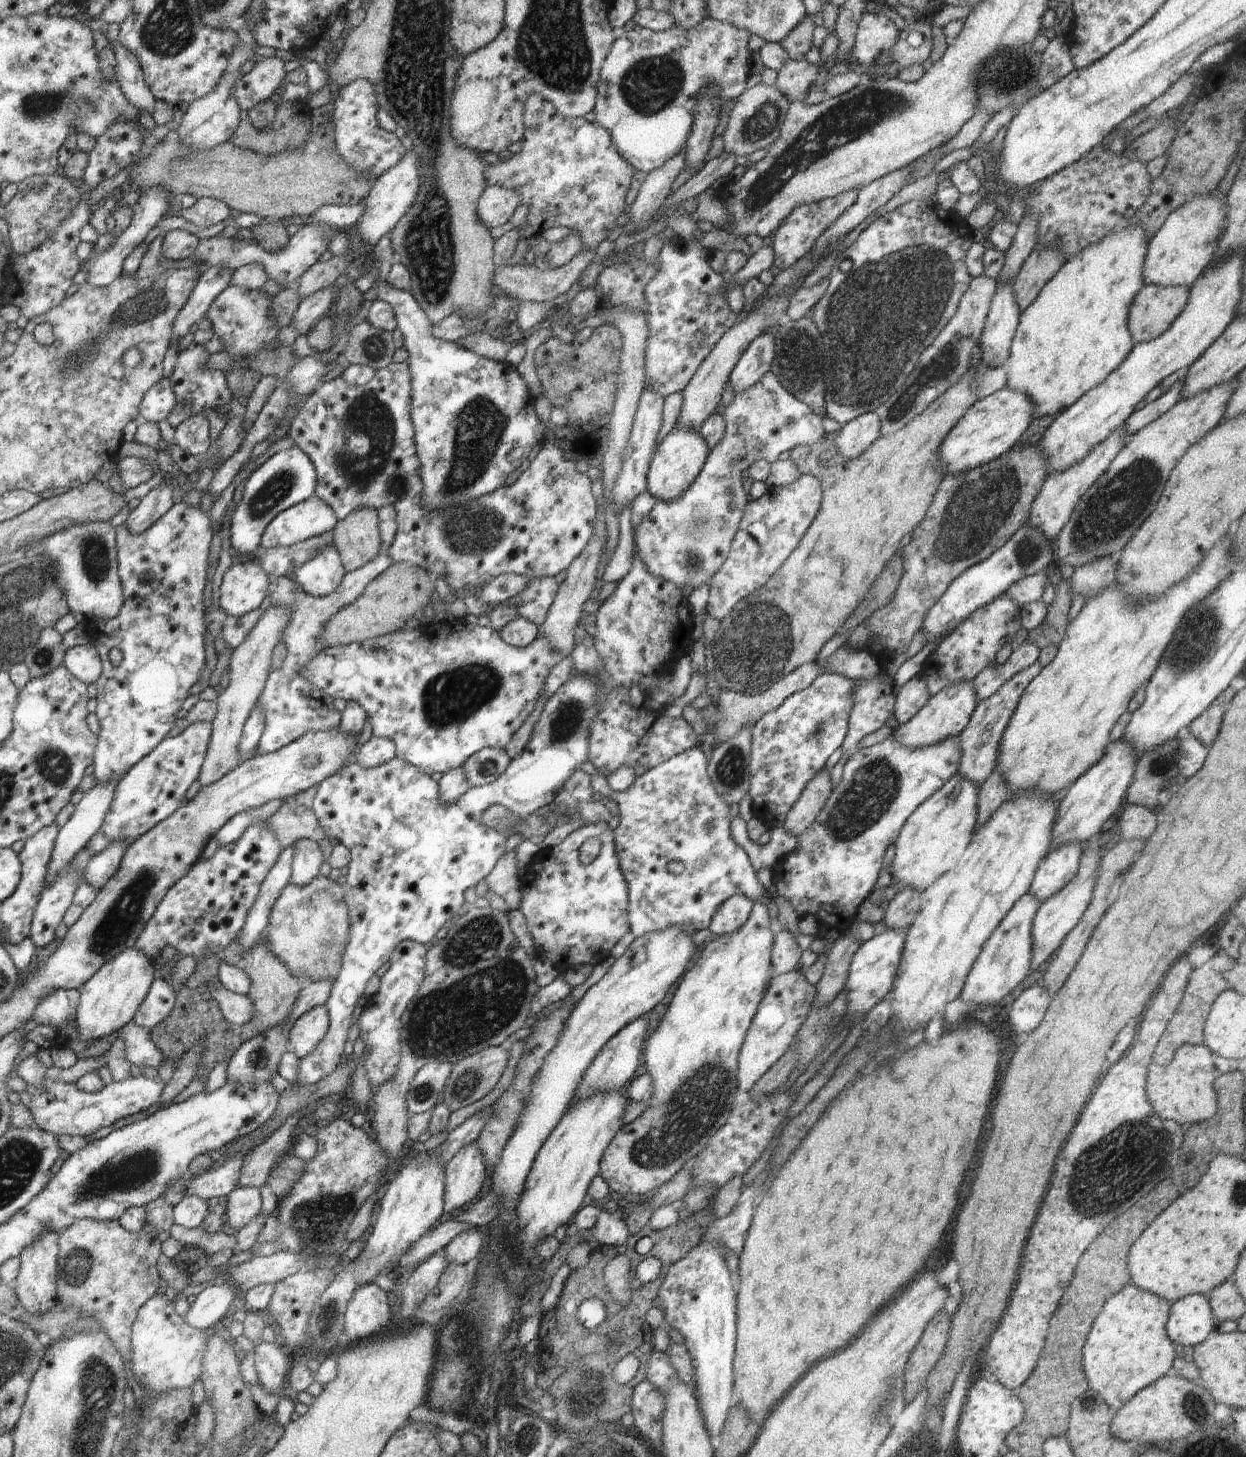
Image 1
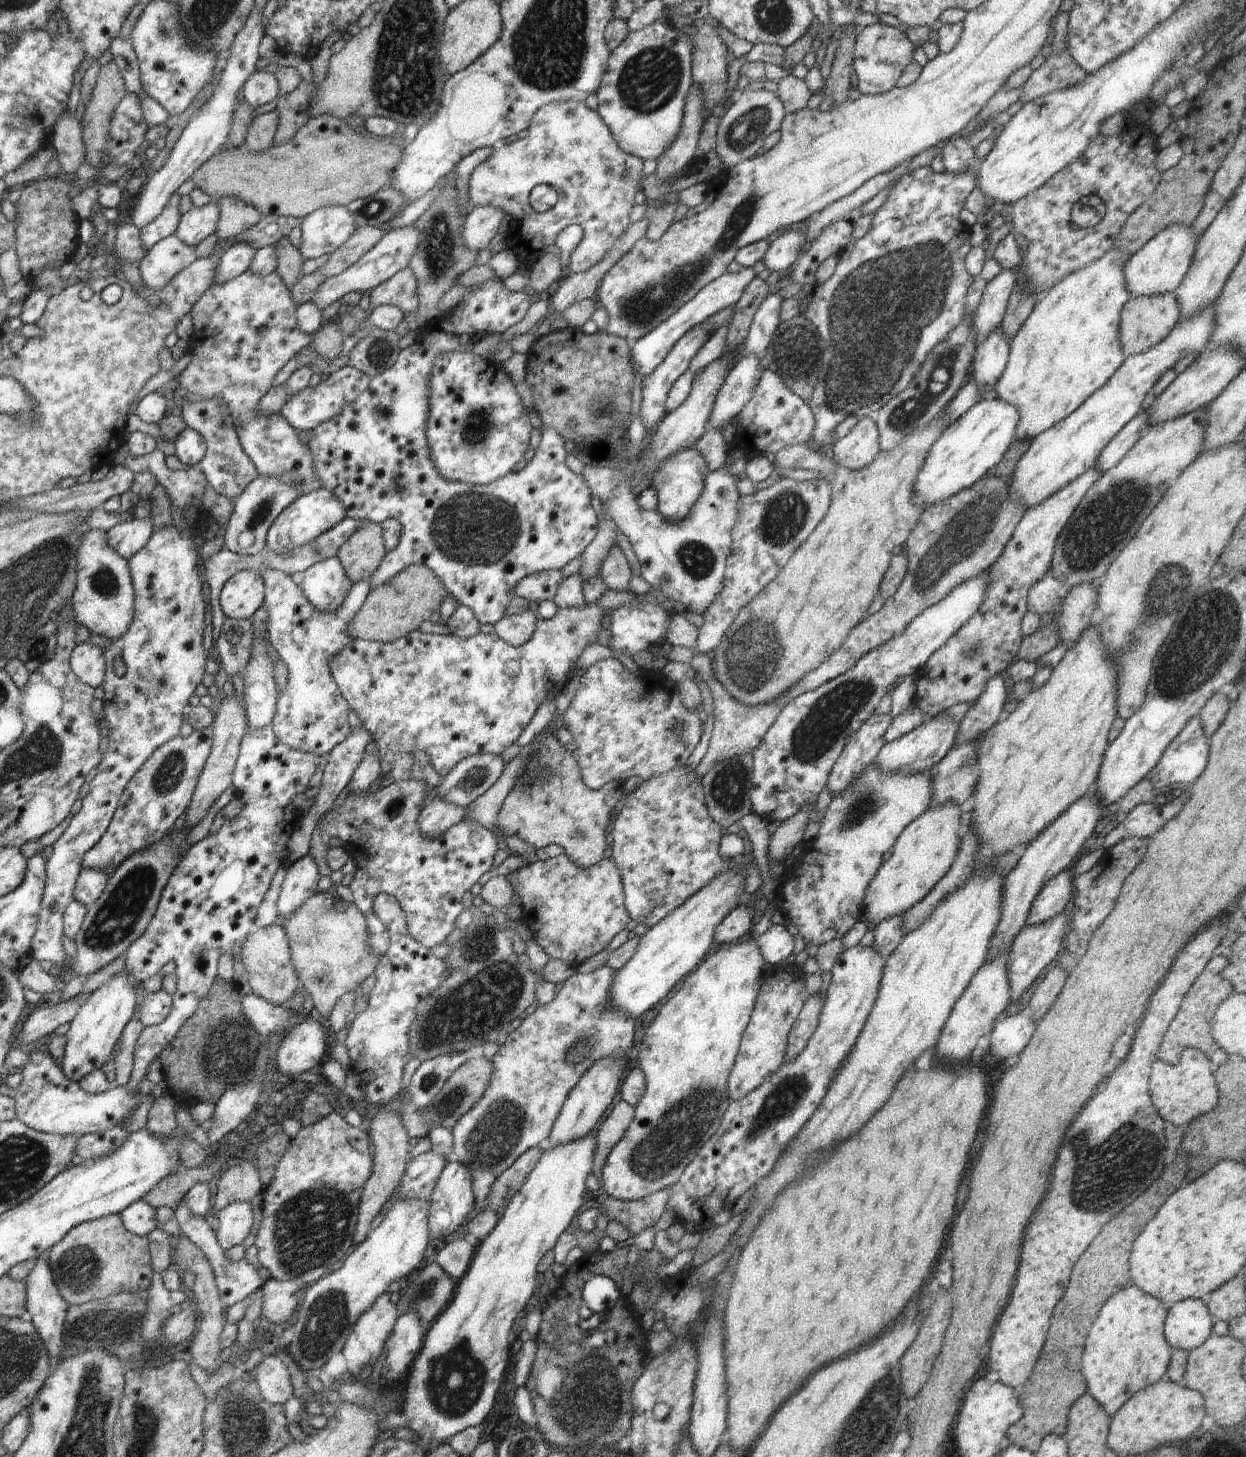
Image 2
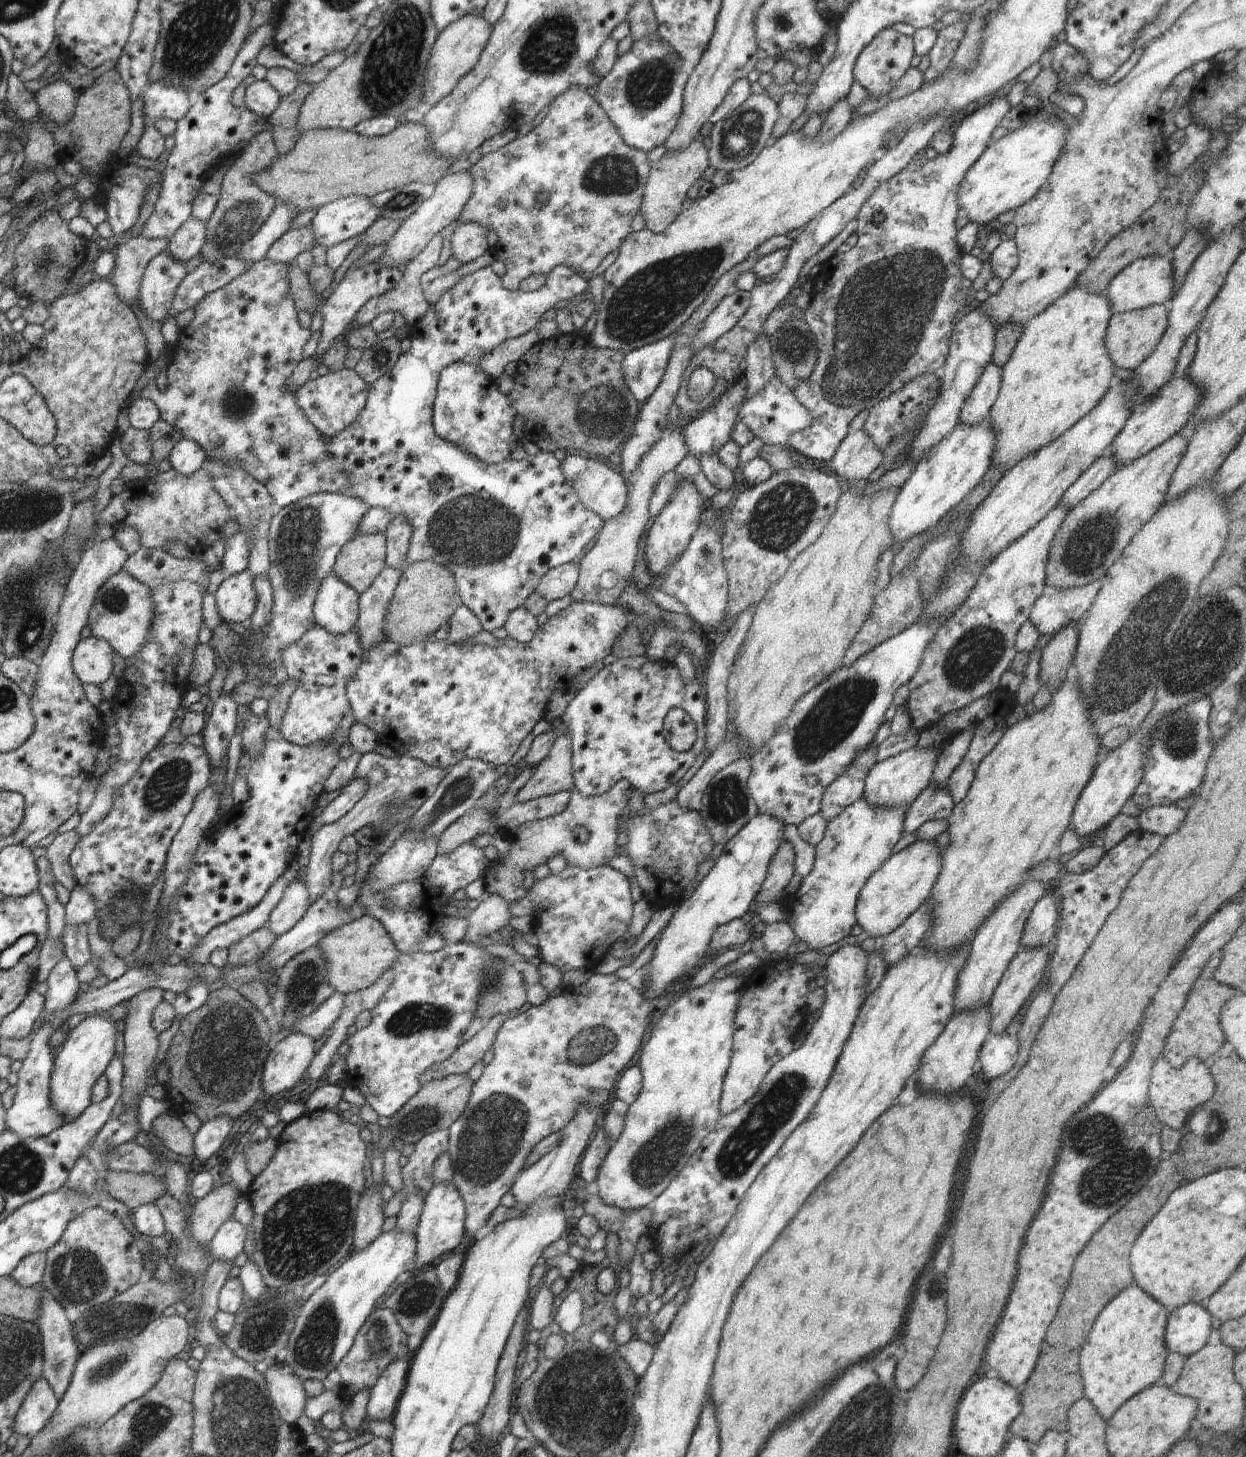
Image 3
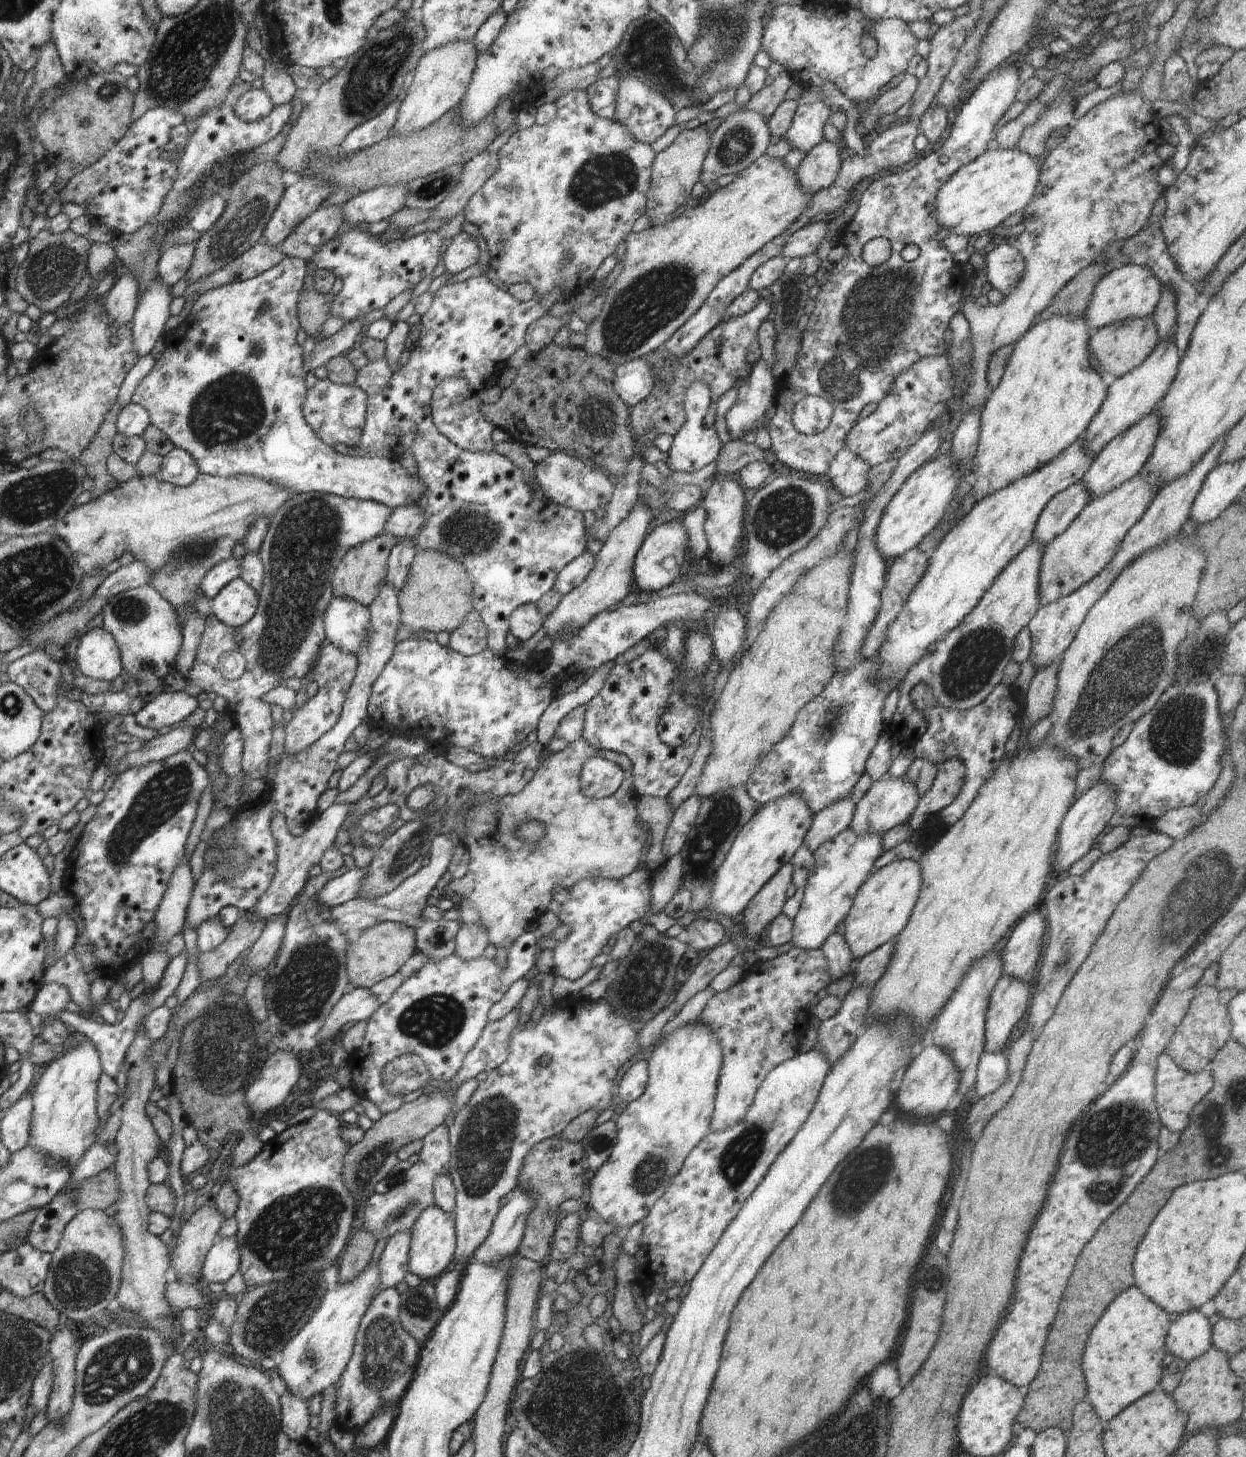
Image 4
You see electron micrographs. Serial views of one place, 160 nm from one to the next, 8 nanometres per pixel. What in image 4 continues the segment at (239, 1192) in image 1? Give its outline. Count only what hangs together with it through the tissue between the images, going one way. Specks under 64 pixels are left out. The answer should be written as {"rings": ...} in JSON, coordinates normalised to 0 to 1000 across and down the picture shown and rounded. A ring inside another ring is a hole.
{"rings":[[[182,850],[175,854],[171,854],[167,859],[161,877],[165,877],[167,880],[181,881],[192,872],[193,861],[192,855],[188,850]]]}

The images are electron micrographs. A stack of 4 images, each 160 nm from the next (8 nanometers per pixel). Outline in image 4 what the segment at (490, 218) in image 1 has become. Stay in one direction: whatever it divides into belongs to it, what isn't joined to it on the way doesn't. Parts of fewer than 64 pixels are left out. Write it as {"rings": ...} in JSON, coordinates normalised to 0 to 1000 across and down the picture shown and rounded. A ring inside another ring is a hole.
{"rings":[[[375,157],[364,161],[361,169],[356,173],[357,185],[364,189],[380,183],[384,180],[384,177],[385,177],[385,171],[382,165],[379,165]]]}

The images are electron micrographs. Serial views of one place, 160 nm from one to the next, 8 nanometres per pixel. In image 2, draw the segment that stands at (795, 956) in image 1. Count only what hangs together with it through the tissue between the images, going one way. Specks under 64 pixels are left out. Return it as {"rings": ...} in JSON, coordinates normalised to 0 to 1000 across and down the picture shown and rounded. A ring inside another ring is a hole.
{"rings":[[[620,635],[613,641],[604,641],[604,647],[608,648],[612,656],[617,664],[629,664],[635,662],[636,655],[638,649],[638,644],[627,635]]]}

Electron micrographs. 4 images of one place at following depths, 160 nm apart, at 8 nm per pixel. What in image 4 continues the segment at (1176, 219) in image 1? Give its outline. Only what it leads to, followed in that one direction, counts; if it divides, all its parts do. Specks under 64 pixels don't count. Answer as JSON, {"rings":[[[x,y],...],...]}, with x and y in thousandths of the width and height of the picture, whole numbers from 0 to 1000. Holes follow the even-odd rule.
{"rings":[[[902,182],[892,185],[880,194],[869,218],[877,228],[904,219],[923,218],[931,206],[933,198],[932,194],[922,184]]]}

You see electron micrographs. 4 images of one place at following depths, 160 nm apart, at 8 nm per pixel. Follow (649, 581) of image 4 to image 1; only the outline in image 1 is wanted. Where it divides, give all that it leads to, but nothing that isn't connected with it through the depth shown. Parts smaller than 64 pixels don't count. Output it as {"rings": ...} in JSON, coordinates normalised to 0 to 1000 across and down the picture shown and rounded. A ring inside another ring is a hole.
{"rings":[[[543,292],[526,307],[519,324],[519,337],[530,344],[540,344],[548,340],[563,324],[569,312],[567,303],[560,295]]]}

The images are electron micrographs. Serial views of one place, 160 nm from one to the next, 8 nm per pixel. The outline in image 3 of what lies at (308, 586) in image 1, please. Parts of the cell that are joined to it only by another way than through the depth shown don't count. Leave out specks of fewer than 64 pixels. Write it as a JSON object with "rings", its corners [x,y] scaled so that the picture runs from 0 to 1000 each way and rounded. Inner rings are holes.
{"rings":[[[265,391],[253,409],[251,422],[253,428],[265,435],[278,435],[287,428],[288,408]]]}

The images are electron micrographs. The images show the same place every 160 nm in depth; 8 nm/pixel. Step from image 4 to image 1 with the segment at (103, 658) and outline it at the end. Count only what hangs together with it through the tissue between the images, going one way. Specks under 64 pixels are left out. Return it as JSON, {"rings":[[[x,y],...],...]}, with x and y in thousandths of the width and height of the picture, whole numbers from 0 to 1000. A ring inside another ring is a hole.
{"rings":[[[74,442],[53,445],[51,456],[68,470],[75,469],[83,459],[81,450]]]}

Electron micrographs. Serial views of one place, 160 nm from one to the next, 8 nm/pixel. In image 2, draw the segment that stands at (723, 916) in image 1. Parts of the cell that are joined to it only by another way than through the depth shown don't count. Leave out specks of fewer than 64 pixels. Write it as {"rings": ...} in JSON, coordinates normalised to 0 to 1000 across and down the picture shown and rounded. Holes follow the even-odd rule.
{"rings":[[[592,620],[576,636],[573,640],[573,644],[576,648],[587,648],[597,645],[599,642],[604,641],[604,633],[600,623]]]}

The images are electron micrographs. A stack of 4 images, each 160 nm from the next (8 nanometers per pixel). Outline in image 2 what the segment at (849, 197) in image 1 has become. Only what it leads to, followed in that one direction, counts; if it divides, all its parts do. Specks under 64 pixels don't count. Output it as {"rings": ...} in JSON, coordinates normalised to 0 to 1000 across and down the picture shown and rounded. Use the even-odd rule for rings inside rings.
{"rings":[[[633,158],[618,167],[613,181],[620,187],[628,187],[635,185],[640,177],[640,174],[647,169],[647,161],[642,158]]]}

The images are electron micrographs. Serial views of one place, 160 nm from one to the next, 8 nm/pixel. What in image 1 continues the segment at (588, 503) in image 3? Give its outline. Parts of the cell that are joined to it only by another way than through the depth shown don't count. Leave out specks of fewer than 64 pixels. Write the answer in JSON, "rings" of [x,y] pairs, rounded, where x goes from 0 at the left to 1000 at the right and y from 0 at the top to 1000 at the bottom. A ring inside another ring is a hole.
{"rings":[[[616,255],[603,266],[591,270],[587,277],[581,280],[579,284],[582,290],[582,297],[579,302],[569,310],[563,324],[555,334],[540,344],[527,342],[521,353],[510,361],[510,379],[519,388],[519,391],[526,396],[541,400],[548,404],[551,400],[557,401],[557,404],[563,401],[569,401],[569,398],[577,391],[591,367],[601,341],[596,333],[596,324],[601,323],[608,316],[613,315],[620,318],[631,309],[640,305],[651,305],[661,301],[662,296],[658,287],[649,279],[637,273],[624,260]]]}

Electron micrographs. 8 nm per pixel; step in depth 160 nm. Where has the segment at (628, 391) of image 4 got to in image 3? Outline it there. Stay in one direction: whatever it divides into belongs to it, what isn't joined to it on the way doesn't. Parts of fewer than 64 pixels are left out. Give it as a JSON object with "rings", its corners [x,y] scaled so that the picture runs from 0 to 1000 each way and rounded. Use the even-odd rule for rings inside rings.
{"rings":[[[535,231],[502,243],[499,258],[503,267],[514,277],[528,266],[540,242],[541,231]]]}

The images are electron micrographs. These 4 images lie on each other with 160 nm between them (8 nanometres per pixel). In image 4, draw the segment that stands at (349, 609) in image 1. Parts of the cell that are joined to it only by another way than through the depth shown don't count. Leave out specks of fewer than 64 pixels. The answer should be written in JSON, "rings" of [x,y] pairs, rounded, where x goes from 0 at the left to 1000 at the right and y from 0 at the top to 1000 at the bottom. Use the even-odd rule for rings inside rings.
{"rings":[[[351,377],[335,379],[329,388],[327,399],[319,408],[322,419],[319,439],[327,439],[329,435],[336,432],[348,435],[366,432],[374,422],[381,419],[379,407],[380,399],[368,384]]]}

